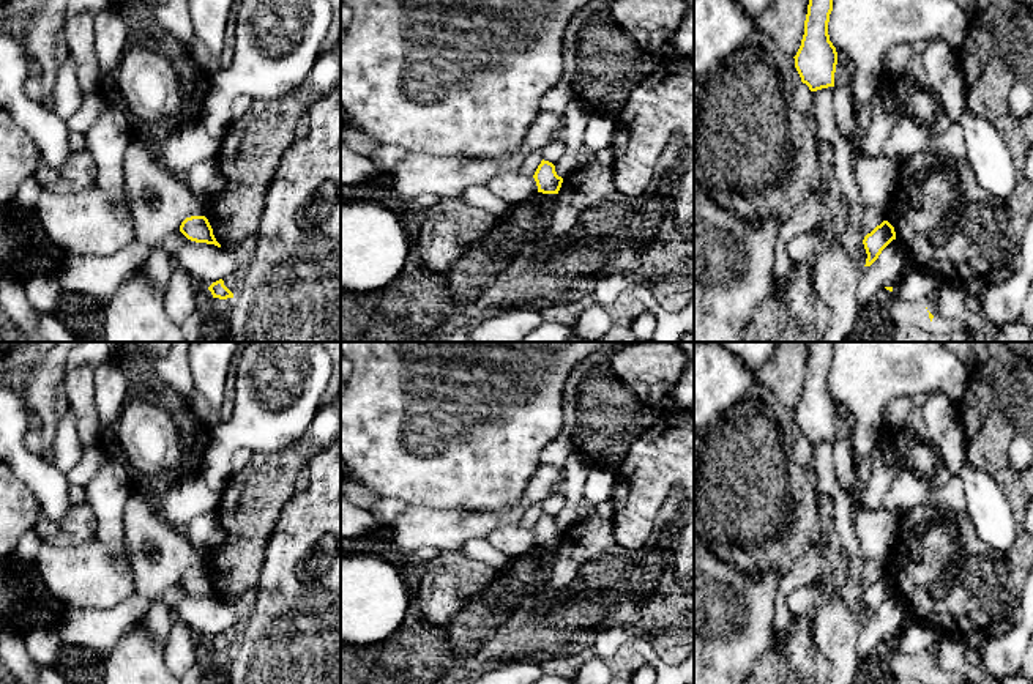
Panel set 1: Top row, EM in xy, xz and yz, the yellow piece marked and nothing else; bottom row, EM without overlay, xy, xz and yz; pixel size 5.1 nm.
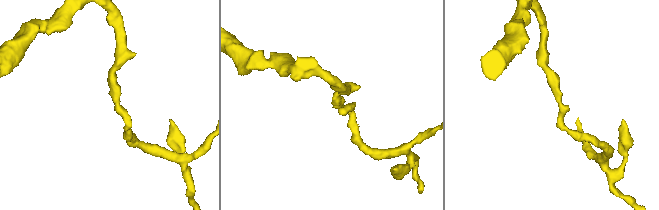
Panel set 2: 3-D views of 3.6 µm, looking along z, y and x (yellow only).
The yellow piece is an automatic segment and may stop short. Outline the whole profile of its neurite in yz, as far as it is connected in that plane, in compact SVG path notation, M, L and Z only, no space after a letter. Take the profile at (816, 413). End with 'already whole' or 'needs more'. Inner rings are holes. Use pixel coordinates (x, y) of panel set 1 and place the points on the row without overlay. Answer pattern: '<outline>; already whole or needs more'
M809 342L804 388L796 405L795 421L811 444L834 440L837 405L828 388L833 364L833 342Z; already whole

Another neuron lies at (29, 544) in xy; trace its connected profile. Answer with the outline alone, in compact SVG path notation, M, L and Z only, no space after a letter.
M35 528L27 530L17 541L13 556L17 556L24 561L35 561L41 548L41 537Z

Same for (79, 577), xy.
M46 541L35 559L38 572L65 608L110 608L134 593L136 574L126 547L128 571L120 571L101 541L58 548Z

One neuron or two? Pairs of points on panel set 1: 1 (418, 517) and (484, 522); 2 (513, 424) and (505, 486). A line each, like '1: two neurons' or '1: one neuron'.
1: one neuron
2: one neuron

